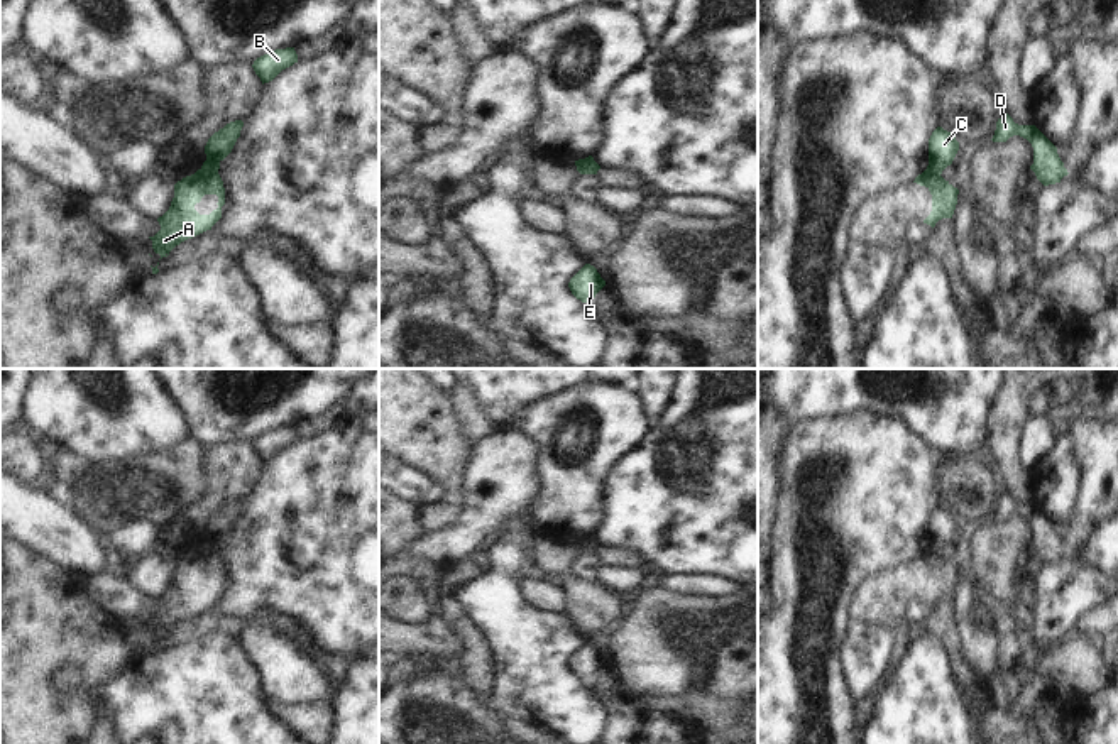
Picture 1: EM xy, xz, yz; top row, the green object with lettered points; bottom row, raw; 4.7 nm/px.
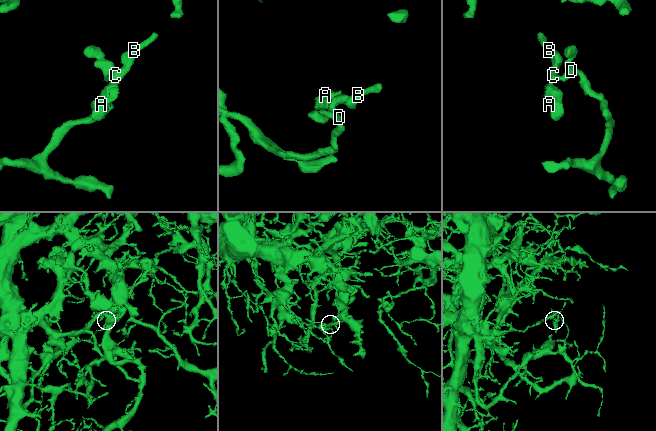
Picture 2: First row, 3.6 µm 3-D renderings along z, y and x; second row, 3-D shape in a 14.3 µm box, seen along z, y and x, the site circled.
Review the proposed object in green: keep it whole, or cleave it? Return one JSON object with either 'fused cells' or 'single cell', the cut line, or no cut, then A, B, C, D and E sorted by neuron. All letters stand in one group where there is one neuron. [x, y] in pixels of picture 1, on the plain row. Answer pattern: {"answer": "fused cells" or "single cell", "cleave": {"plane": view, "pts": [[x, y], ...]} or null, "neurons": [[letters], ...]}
{"answer": "fused cells", "cleave": {"plane": "xy", "pts": [[202, 547], [217, 552]]}, "neurons": [["A"], ["B", "C", "D", "E"]]}

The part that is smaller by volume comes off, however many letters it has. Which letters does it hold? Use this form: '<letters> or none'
A

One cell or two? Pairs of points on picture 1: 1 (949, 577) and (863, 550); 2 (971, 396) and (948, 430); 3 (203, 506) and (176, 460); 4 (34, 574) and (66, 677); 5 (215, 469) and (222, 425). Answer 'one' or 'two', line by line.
1: two
2: one
3: two
4: two
5: two

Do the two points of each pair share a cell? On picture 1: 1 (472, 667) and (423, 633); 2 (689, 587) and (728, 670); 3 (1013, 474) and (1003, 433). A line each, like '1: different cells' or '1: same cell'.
1: different cells
2: different cells
3: same cell

